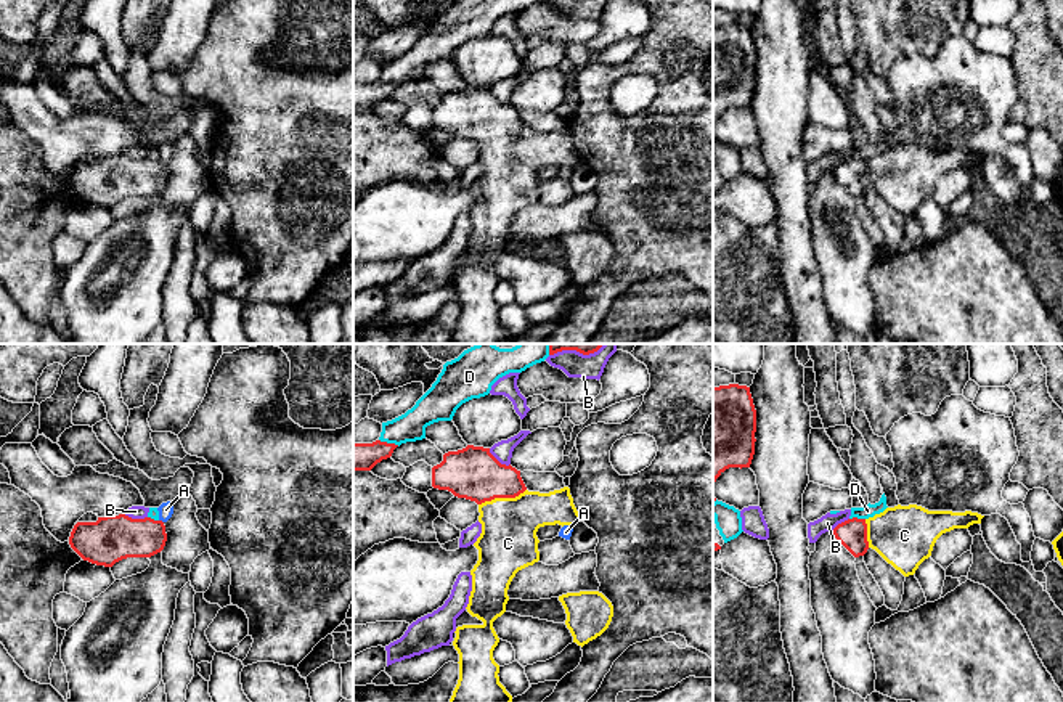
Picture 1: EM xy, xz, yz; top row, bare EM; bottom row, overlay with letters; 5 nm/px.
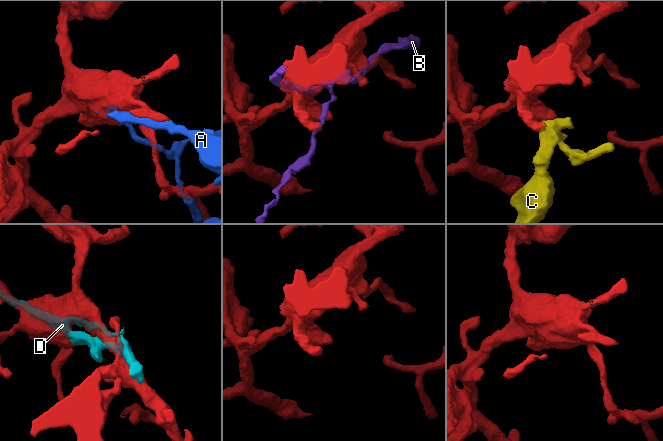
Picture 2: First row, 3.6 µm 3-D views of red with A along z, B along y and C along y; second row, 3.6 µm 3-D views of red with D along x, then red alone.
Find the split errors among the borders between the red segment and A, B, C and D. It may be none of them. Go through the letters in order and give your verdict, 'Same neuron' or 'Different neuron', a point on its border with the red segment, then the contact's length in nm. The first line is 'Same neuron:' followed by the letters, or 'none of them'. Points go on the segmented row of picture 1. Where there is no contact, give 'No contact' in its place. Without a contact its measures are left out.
Same neuron: C
A: Different neuron. Touches red at xy (161, 521). Shared border 30 nm
B: Different neuron. Touches red at xz (496, 460). Shared border 140 nm
C: Same neuron. Touches red at xz (501, 497). Shared border 260 nm
D: Different neuron. Touches red at xz (389, 444). Shared border 110 nm

